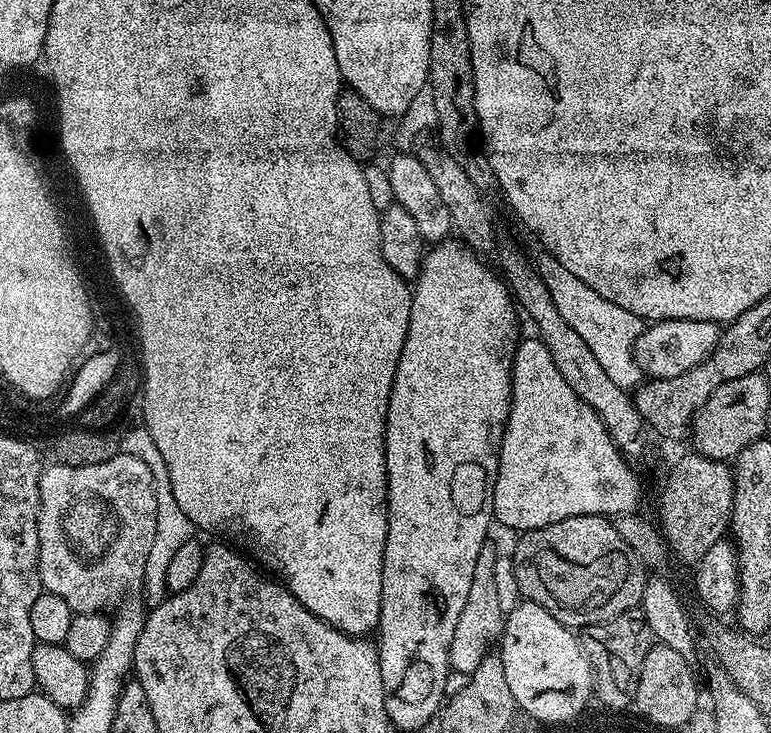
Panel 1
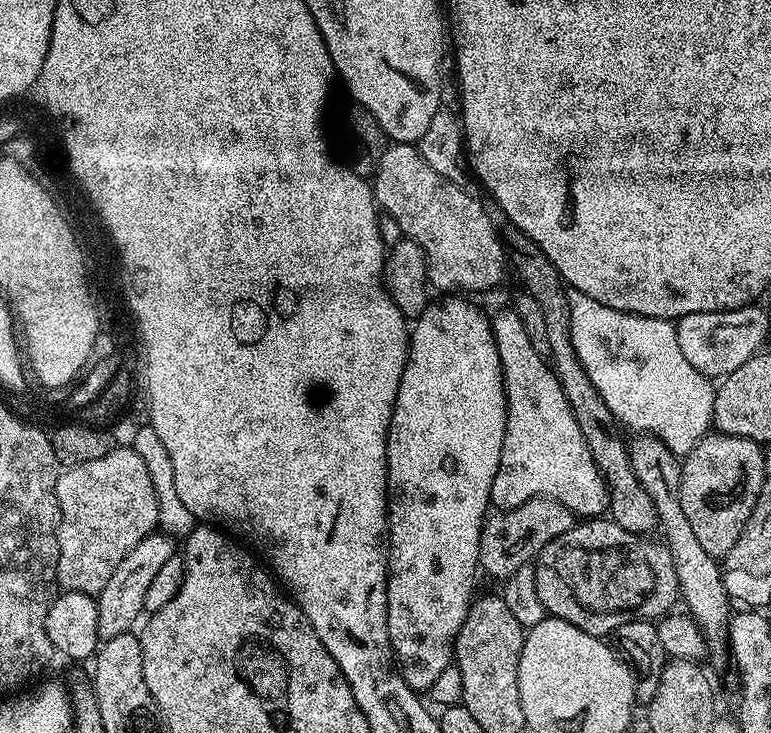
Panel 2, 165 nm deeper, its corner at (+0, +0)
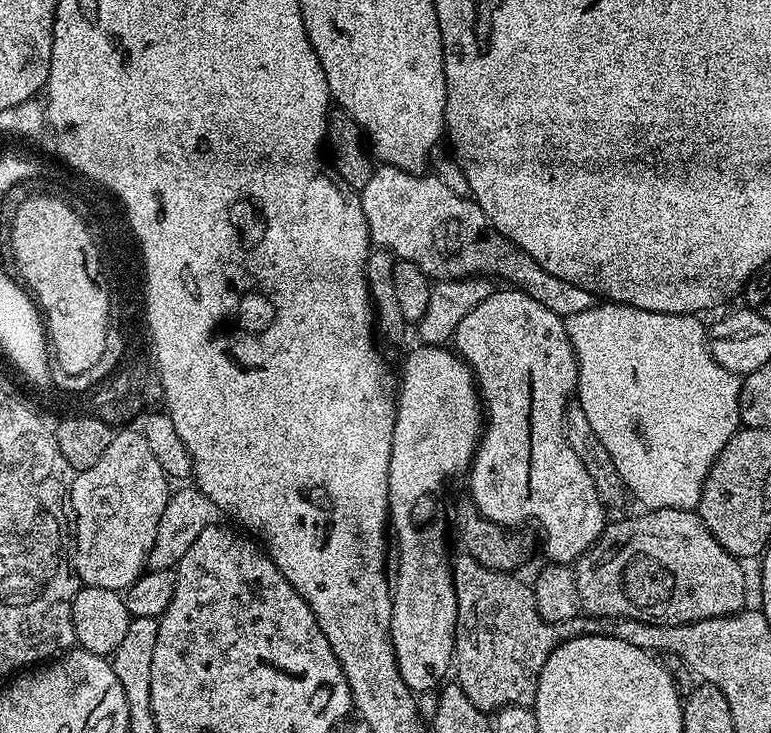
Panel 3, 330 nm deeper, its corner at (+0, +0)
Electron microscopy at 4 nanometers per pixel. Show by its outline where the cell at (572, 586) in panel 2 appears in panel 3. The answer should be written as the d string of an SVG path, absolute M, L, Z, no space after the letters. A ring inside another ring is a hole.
M654 508L641 511L637 520L620 520L617 524L609 523L604 533L596 539L595 544L576 561L574 571L576 573L576 585L580 595L580 607L590 616L607 616L622 620L641 620L651 624L692 624L695 620L706 618L718 618L719 616L732 616L741 611L744 604L744 568L737 557L731 556L724 547L717 542L714 534L706 530L699 511L674 510L673 508Z

